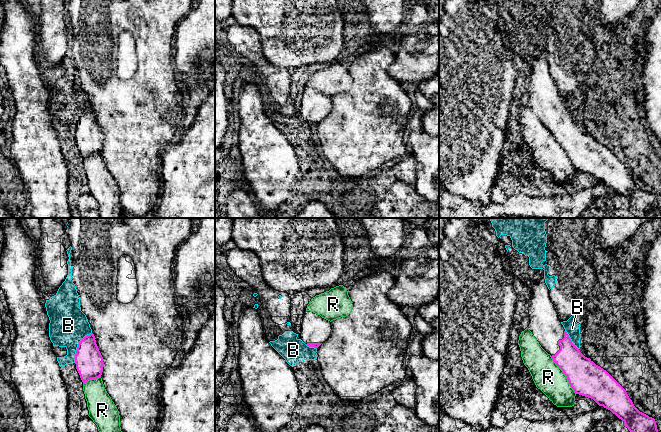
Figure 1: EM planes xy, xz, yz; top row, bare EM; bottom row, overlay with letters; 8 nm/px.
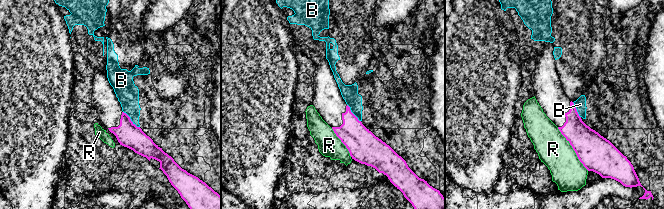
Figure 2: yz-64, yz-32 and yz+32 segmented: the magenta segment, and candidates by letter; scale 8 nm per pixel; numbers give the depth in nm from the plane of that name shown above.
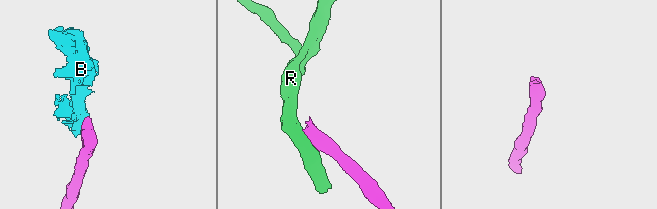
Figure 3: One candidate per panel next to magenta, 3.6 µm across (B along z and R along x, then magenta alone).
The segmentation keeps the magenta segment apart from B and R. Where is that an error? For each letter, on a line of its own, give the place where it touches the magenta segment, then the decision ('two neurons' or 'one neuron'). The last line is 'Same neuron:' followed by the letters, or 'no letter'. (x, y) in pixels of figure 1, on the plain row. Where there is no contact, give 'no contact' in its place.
B: meets magenta in xy at (78, 122); two neurons
R: meets magenta in yz at (564, 150); two neurons
Same neuron: no letter

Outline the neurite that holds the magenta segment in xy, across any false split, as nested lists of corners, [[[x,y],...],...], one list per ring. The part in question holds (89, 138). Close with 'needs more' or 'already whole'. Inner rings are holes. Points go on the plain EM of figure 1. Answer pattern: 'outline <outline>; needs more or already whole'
outline [[[93,109],[85,112],[79,118],[75,130],[75,140],[83,160],[101,153],[104,138]]]; already whole

